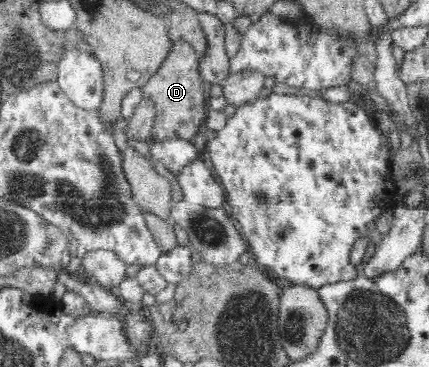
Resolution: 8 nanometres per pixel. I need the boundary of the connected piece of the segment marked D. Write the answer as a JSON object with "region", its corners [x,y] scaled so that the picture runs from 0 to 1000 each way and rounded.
{"region":[[[403,109],[403,142],[326,240],[326,270],[359,289],[359,330],[347,373],[347,387],[354,392],[401,379],[443,384],[469,354],[464,343],[480,327],[476,305],[483,305],[487,259],[478,245],[480,221],[469,204],[464,169],[457,142],[443,125],[429,125],[429,120],[422,125]]]}

